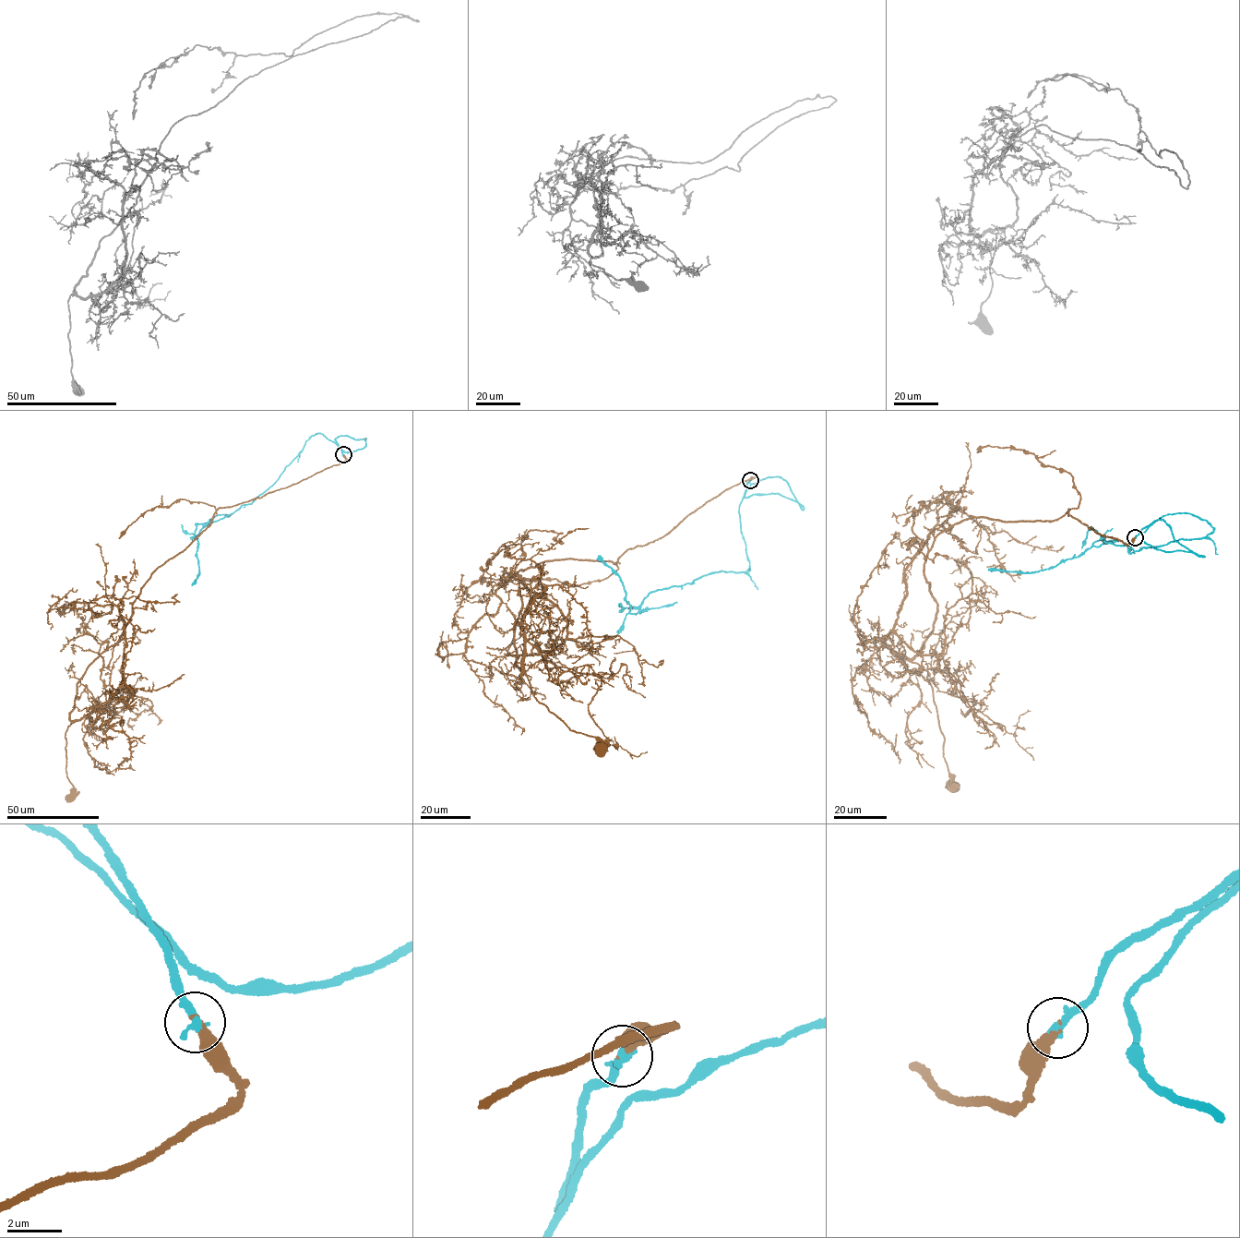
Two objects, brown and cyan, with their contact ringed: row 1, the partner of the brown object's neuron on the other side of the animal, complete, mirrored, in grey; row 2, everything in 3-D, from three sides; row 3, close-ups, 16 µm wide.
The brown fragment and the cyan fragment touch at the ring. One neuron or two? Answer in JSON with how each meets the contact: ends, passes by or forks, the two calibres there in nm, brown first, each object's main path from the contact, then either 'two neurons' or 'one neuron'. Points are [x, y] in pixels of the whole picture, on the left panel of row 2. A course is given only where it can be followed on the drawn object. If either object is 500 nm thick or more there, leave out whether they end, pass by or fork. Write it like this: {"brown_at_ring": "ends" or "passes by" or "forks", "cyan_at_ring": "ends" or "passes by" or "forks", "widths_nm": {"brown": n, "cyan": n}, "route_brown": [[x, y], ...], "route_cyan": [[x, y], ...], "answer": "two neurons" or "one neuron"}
{"brown_at_ring": "ends", "cyan_at_ring": "ends", "widths_nm": {"brown": 240, "cyan": 320}, "route_brown": [[343, 454], [299, 482], [220, 508], [152, 572], [119, 641], [77, 684], [65, 733], [70, 796]], "route_cyan": [[343, 454], [334, 442], [316, 433], [276, 481], [251, 503], [204, 526], [196, 536], [199, 574], [192, 585]], "answer": "one neuron"}

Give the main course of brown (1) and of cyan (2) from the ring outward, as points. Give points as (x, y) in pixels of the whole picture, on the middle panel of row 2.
1: (750, 480), (614, 564), (570, 558), (518, 572), (521, 676), (600, 749)
2: (750, 480), (739, 506), (749, 570), (715, 571), (656, 590), (635, 614), (617, 573), (597, 558)

